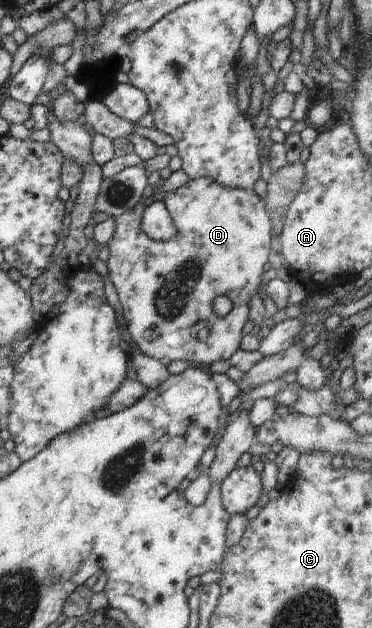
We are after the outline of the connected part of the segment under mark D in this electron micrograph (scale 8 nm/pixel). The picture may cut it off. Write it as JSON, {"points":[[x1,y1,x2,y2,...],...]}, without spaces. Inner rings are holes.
{"points":[[206,177,189,179,174,191,155,190,134,210,115,217,115,223,114,236,108,241,110,256,106,264,123,308,127,331,142,354,166,366,175,360,189,360,192,366,205,369,212,362,228,360,240,349,242,328,249,320,250,301,262,292,268,277,262,268,270,259,272,228,264,200,253,190,226,188],[156,200,164,202,178,229,178,235,172,240,150,239,140,227,144,209],[217,296,226,296,232,302,232,310,223,318,212,309]]}

